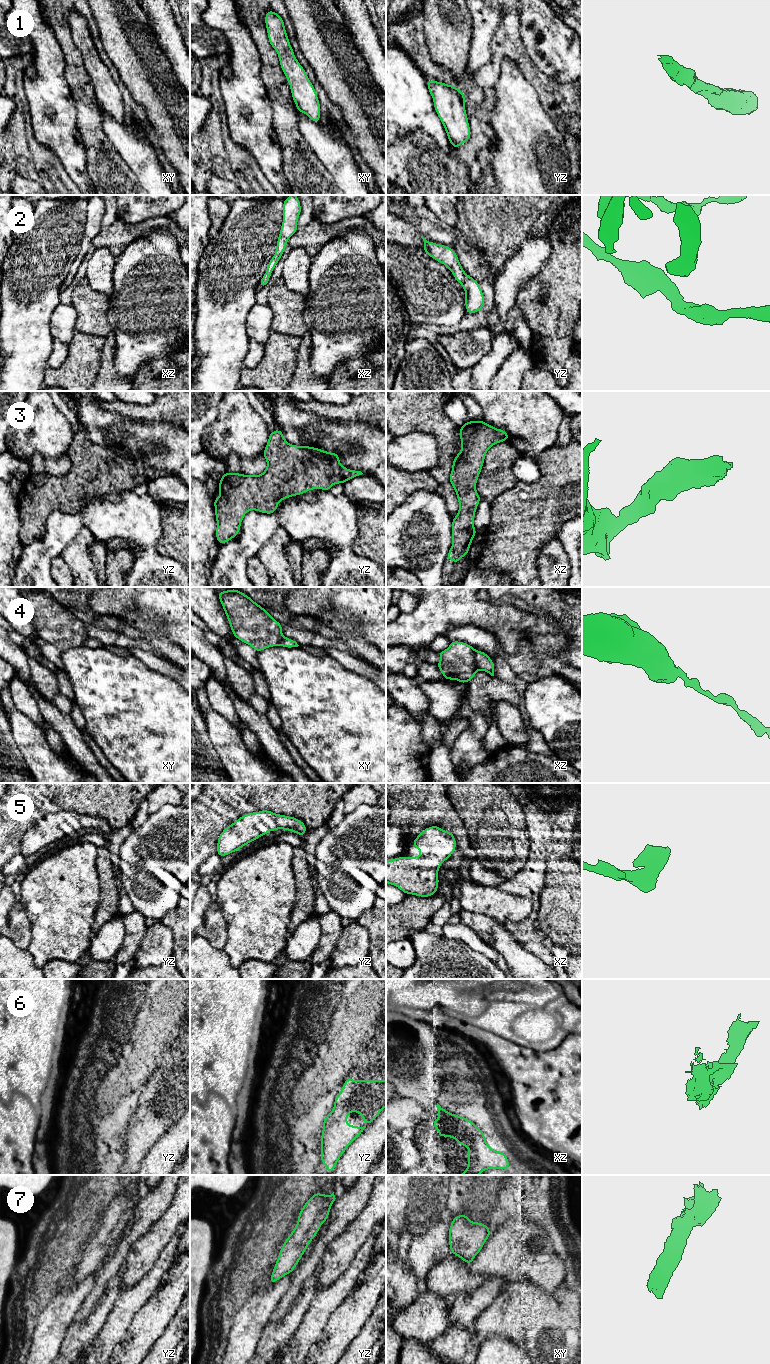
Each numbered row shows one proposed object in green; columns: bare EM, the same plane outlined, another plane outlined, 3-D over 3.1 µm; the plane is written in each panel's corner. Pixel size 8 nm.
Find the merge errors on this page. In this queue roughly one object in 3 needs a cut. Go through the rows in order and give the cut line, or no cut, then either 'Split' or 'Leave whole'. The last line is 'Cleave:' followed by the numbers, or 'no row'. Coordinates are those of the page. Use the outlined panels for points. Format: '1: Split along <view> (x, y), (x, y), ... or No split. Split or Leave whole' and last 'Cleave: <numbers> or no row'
1: No split. Leave whole
2: No split. Leave whole
3: No split. Leave whole
4: Split along xz (475, 650), (475, 663), (478, 669). Split
5: No split. Leave whole
6: No split. Leave whole
7: No split. Leave whole
Cleave: 4

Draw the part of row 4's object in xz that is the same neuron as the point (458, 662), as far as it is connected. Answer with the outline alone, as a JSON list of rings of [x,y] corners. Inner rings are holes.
[[[451,641],[446,650],[438,652],[440,662],[436,666],[444,679],[468,683],[478,671],[475,651],[474,647],[465,642]]]

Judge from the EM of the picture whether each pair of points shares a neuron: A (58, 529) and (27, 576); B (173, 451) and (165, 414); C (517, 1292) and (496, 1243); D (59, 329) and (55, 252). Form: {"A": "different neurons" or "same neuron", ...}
{"A": "same neuron", "B": "different neurons", "C": "different neurons", "D": "different neurons"}

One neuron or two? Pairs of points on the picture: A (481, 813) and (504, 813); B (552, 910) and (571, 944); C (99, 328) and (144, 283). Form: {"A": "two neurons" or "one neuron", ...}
{"A": "one neuron", "B": "one neuron", "C": "two neurons"}

